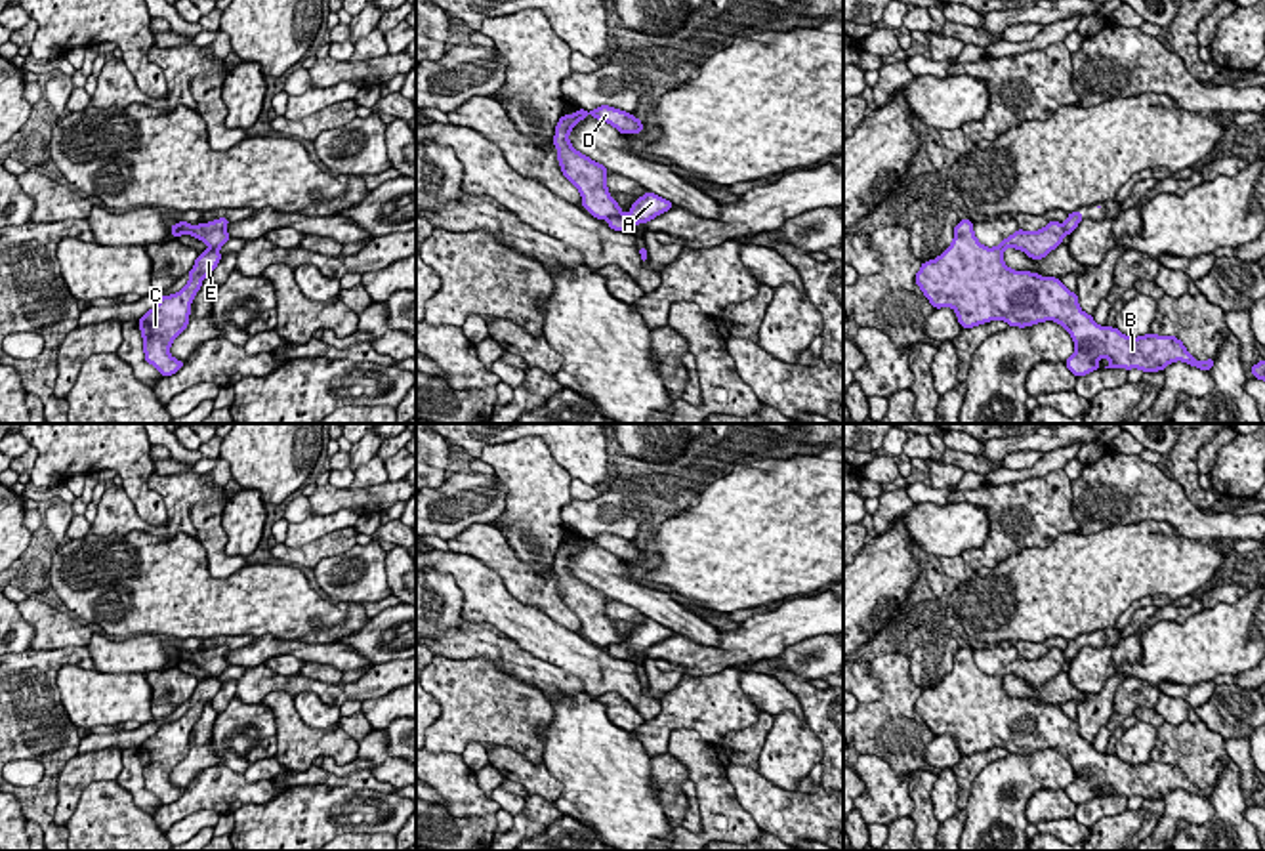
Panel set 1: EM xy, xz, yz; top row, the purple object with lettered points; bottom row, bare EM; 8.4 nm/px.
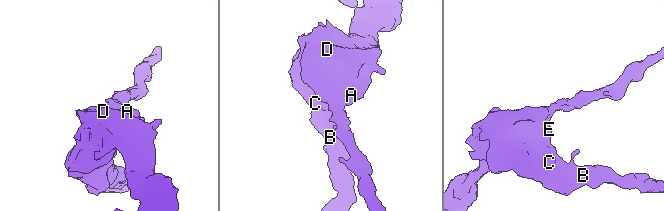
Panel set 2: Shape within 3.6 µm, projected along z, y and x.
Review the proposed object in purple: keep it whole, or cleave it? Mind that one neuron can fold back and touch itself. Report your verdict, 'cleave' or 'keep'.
cleave

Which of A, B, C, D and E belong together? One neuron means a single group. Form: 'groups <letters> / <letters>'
groups A / B C D E

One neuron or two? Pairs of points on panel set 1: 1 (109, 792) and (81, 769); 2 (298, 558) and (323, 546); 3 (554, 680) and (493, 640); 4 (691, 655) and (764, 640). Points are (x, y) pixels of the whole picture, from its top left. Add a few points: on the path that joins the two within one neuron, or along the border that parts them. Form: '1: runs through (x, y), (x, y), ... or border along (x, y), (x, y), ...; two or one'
1: border along (115, 779), (92, 781), (69, 819); two
2: runs through (304, 558), (317, 550); one
3: runs through (539, 672), (508, 655); one
4: runs through (708, 657), (737, 657), (746, 649); one

